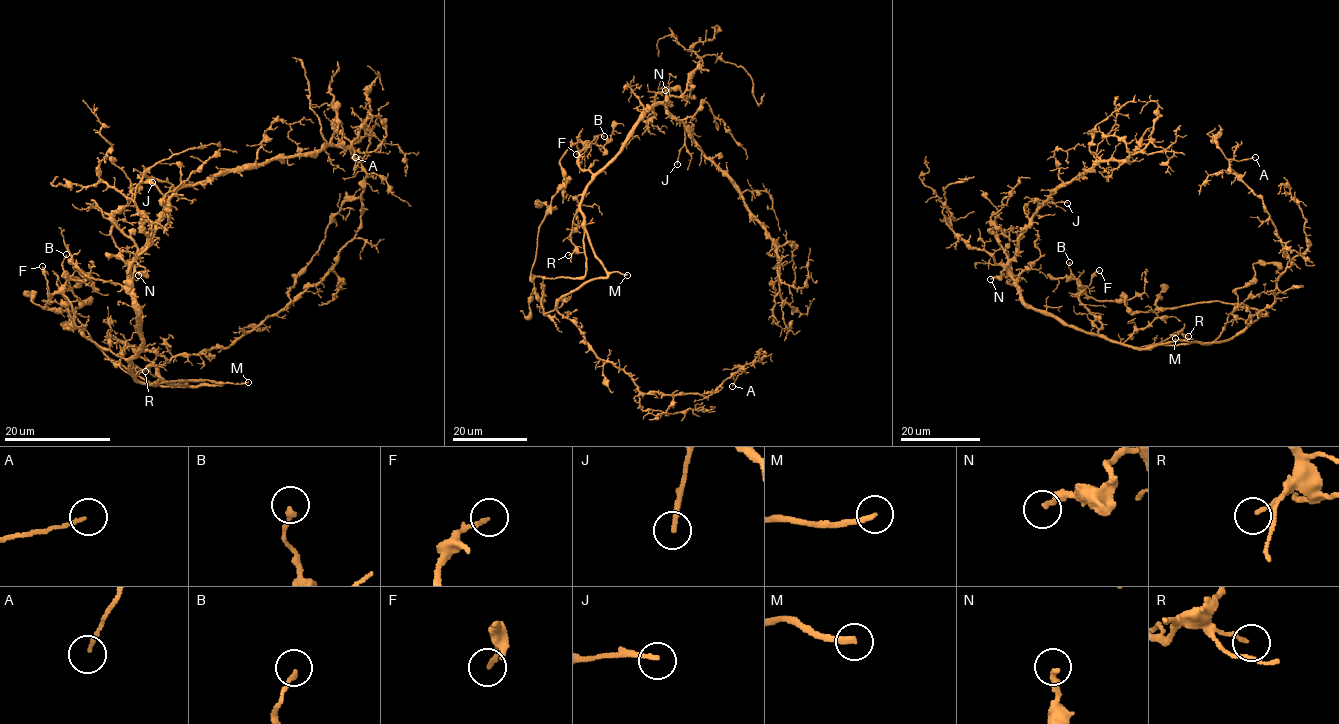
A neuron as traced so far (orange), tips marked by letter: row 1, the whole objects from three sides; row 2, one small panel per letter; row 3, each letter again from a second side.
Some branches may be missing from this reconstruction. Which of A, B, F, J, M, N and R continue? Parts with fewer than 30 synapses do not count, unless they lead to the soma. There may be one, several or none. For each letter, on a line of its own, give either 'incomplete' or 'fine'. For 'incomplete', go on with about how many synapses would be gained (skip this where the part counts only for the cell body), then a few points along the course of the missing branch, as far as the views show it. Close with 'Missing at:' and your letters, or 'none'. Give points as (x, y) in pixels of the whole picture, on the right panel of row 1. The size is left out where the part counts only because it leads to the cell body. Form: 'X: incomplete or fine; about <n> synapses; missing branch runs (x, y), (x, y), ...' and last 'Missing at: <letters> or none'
A: fine
B: fine
F: fine
J: fine
M: incomplete; missing branch runs (1175, 338), (1169, 332), (1189, 303), (1190, 293), (1246, 284), (1275, 284), (1296, 277), (1320, 281)
N: fine
R: fine
Missing at: M

